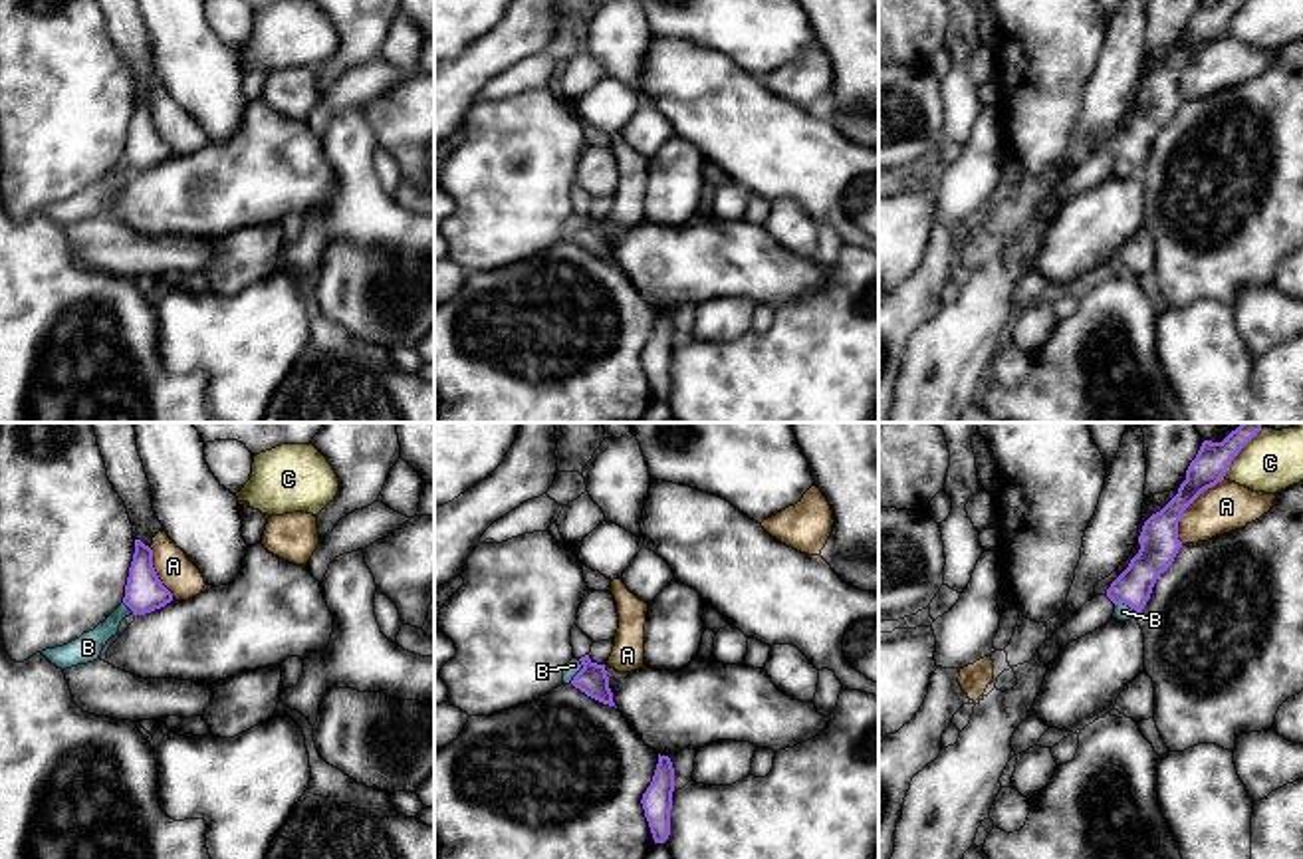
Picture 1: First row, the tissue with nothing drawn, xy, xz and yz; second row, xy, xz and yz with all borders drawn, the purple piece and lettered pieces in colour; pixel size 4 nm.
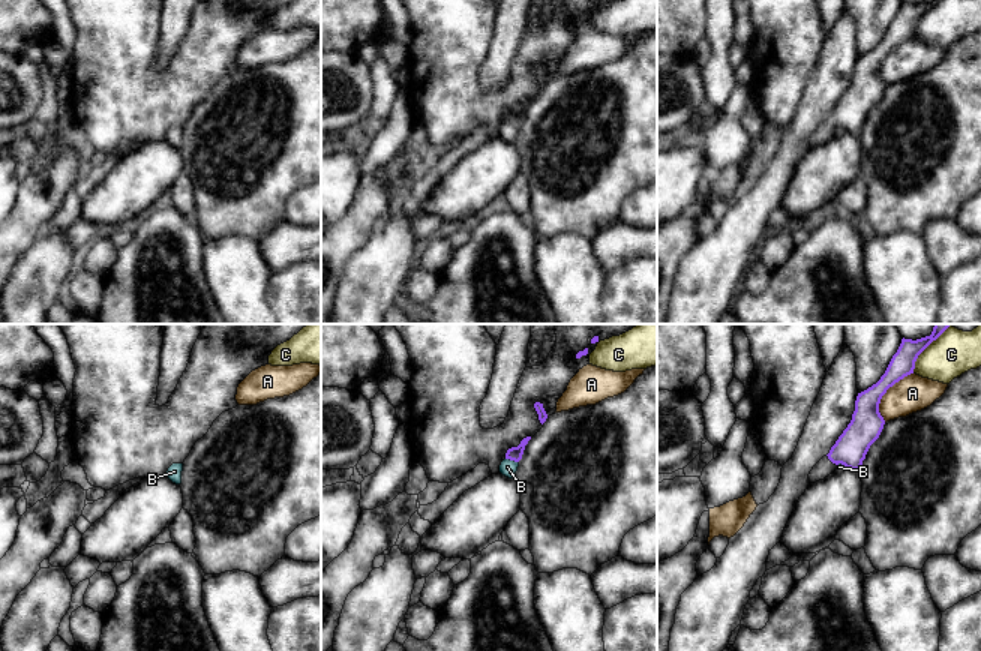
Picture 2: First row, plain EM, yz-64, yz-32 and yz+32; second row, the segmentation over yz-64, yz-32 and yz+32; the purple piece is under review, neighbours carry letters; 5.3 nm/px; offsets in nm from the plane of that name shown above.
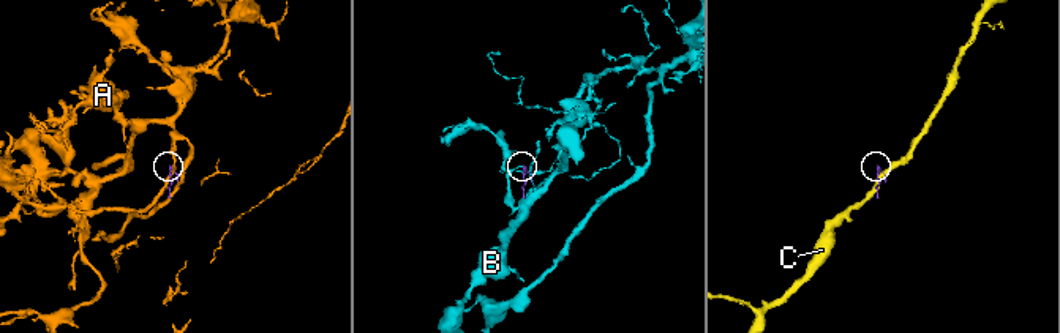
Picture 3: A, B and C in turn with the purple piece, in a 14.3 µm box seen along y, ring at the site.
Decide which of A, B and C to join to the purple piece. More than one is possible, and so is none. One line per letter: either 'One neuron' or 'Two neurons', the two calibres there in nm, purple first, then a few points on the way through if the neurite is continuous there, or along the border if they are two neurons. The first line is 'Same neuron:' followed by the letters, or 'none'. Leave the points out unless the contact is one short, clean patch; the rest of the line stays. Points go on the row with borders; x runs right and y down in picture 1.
Same neuron: none
A: Two neurons. Thickness 160 nm (purple) against 200 nm
B: Two neurons. Thickness 120 nm (purple) against 60 nm. Boundary: xz (580, 659), (582, 667), (570, 683)
C: Two neurons. Thickness 140 nm (purple) against 240 nm. Boundary: yz (1262, 429), (1222, 477)

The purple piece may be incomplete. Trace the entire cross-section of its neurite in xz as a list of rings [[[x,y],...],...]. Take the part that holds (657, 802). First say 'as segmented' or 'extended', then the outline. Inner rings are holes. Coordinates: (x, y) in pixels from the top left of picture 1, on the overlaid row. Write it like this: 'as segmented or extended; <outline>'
as segmented; [[[658,754],[658,764],[652,782],[641,799],[654,843],[664,843],[670,835],[672,792],[674,792],[672,762],[668,756]]]

